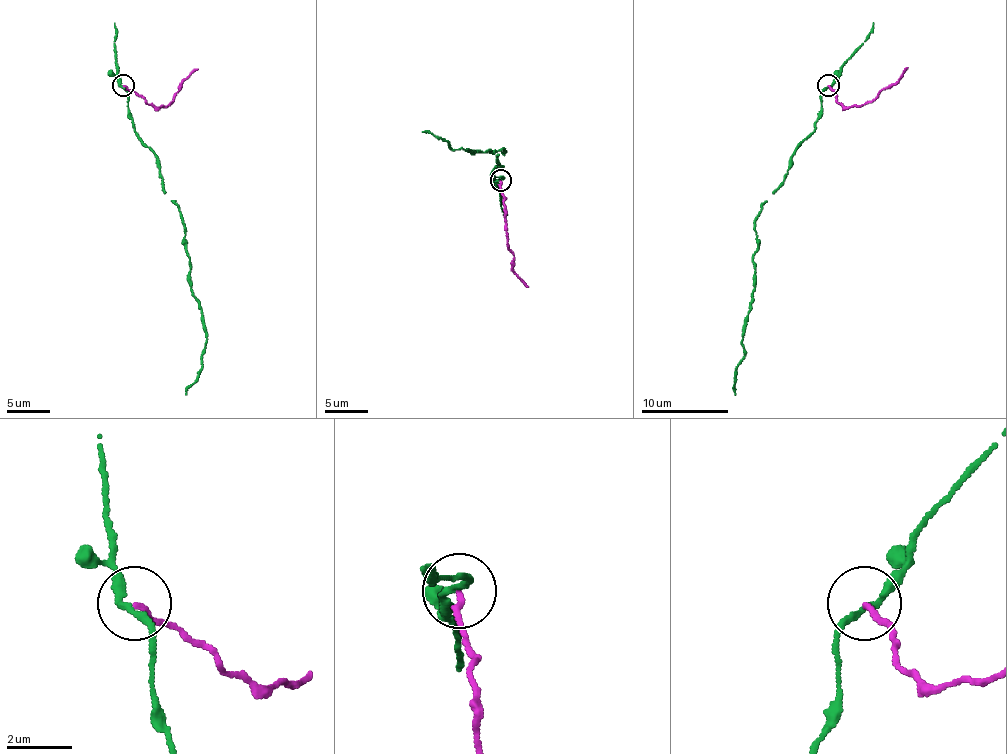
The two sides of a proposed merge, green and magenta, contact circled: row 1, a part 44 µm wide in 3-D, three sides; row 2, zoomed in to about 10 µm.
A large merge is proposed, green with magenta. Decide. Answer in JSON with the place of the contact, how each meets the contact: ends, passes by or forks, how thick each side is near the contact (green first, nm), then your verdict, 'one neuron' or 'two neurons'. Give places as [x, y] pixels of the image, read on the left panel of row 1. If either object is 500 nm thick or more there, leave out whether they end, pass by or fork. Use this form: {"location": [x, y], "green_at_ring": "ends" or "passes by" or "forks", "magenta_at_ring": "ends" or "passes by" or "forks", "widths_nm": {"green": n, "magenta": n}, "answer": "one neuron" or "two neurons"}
{"location": [123, 85], "green_at_ring": "passes by", "magenta_at_ring": "ends", "widths_nm": {"green": 180, "magenta": 160}, "answer": "two neurons"}

